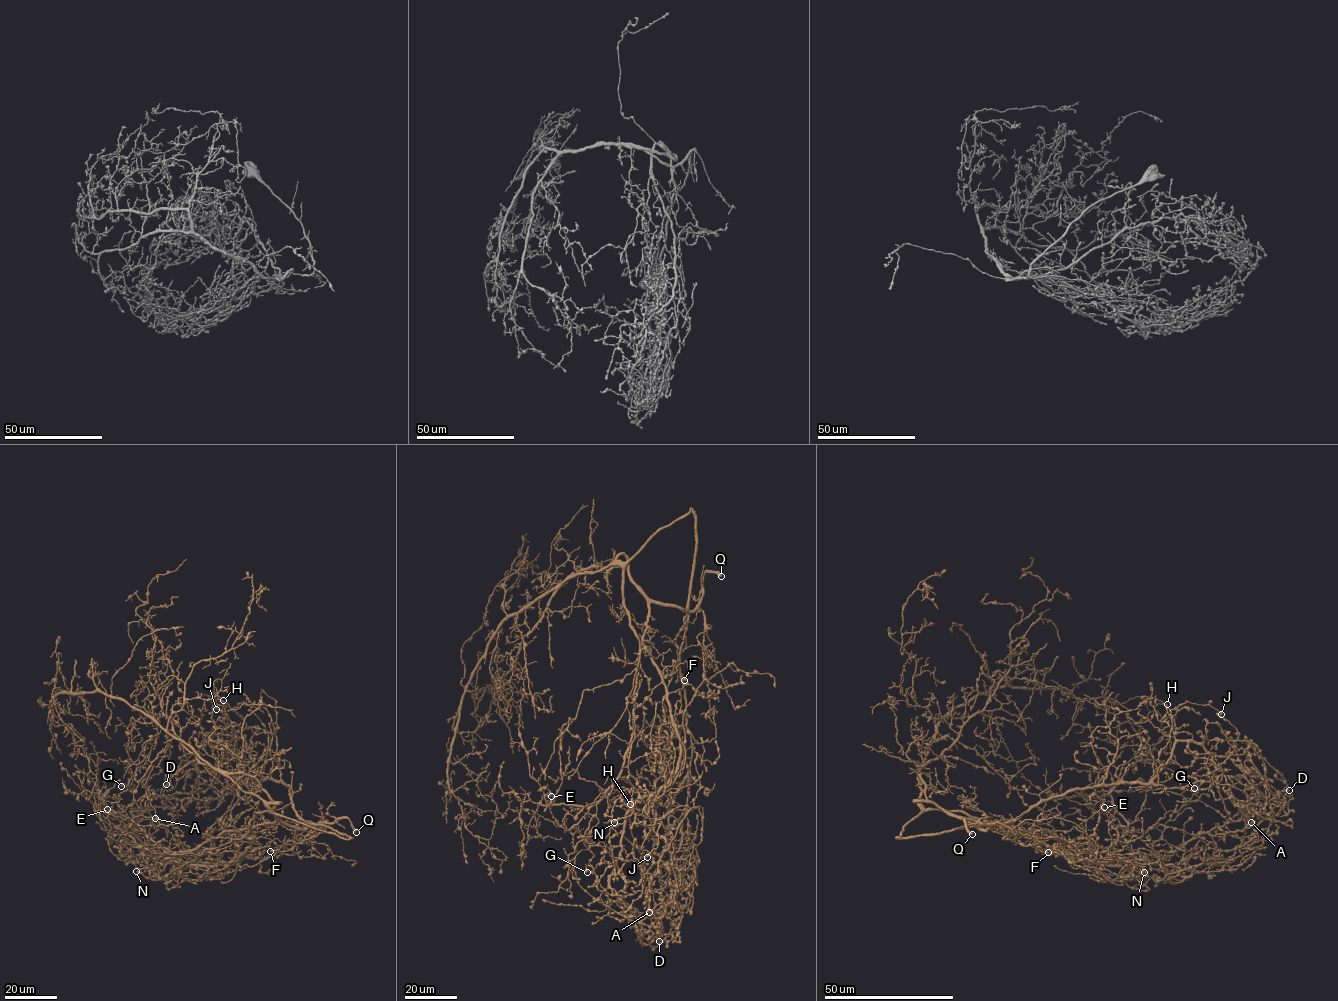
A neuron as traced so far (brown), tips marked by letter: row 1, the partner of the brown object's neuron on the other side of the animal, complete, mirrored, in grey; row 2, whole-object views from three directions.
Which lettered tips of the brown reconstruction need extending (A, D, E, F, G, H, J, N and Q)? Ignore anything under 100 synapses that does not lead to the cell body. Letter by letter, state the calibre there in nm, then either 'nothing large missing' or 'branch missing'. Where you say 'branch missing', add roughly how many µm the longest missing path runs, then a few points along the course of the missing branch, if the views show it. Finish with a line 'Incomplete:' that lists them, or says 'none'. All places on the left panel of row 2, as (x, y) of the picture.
A: 130 nm | nothing large missing
D: 460 nm | nothing large missing
E: 60 nm | nothing large missing
F: 500 nm | nothing large missing
G: 650 nm | nothing large missing
H: 240 nm | nothing large missing
J: 600 nm | nothing large missing
N: 480 nm | nothing large missing
Q: 550 nm | branch missing | 110 µm | (356, 832), (329, 798), (326, 766), (315, 733), (301, 714), (299, 686)
Incomplete: Q

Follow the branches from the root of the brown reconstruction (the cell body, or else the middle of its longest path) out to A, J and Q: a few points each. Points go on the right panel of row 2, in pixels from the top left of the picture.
A: (967, 815), (1009, 838), (1119, 875), (1144, 856), (1176, 852), (1202, 834), (1236, 832), (1251, 822)
J: (967, 815), (997, 828), (968, 820), (1148, 783), (1172, 751), (1172, 709), (1221, 714)
Q: (967, 815), (998, 828), (969, 820), (983, 829), (993, 825), (965, 819), (972, 834)

